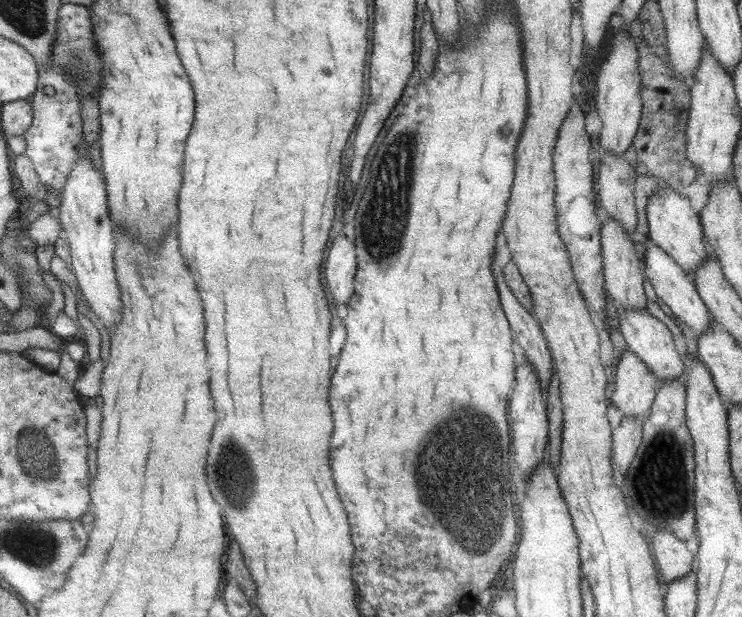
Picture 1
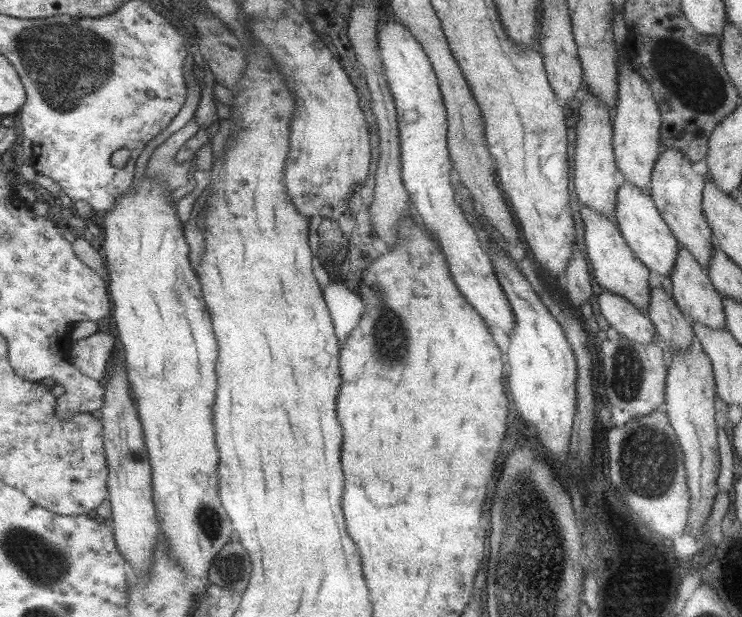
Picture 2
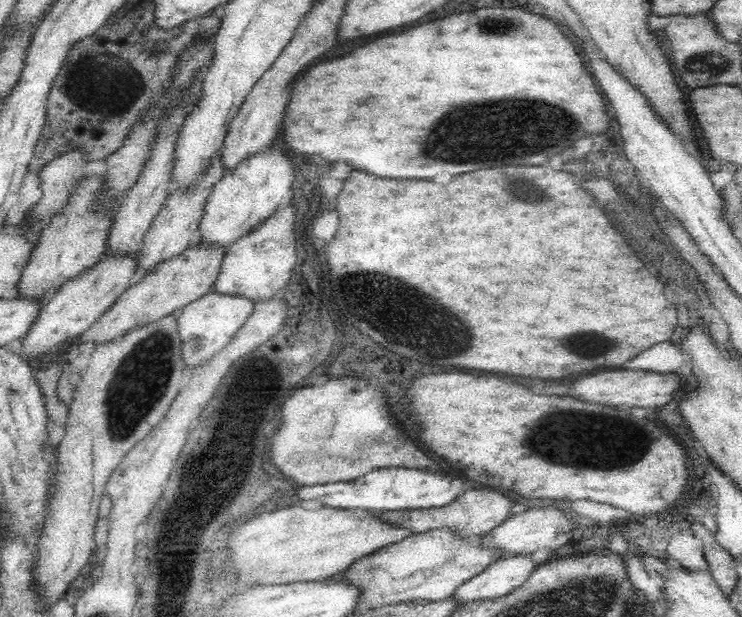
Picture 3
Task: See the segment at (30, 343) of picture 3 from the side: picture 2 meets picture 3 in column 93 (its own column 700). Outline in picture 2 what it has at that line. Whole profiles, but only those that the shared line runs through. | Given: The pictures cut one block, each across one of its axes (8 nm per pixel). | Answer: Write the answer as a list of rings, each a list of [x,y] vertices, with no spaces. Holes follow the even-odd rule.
[[[683,247],[680,248],[676,265],[669,277],[673,286],[673,300],[690,321],[700,322],[700,324],[704,324],[704,326],[708,326],[708,328],[713,328],[714,330],[726,328],[724,297],[717,292],[715,286],[712,284],[707,268],[700,266],[692,257],[689,250]]]

